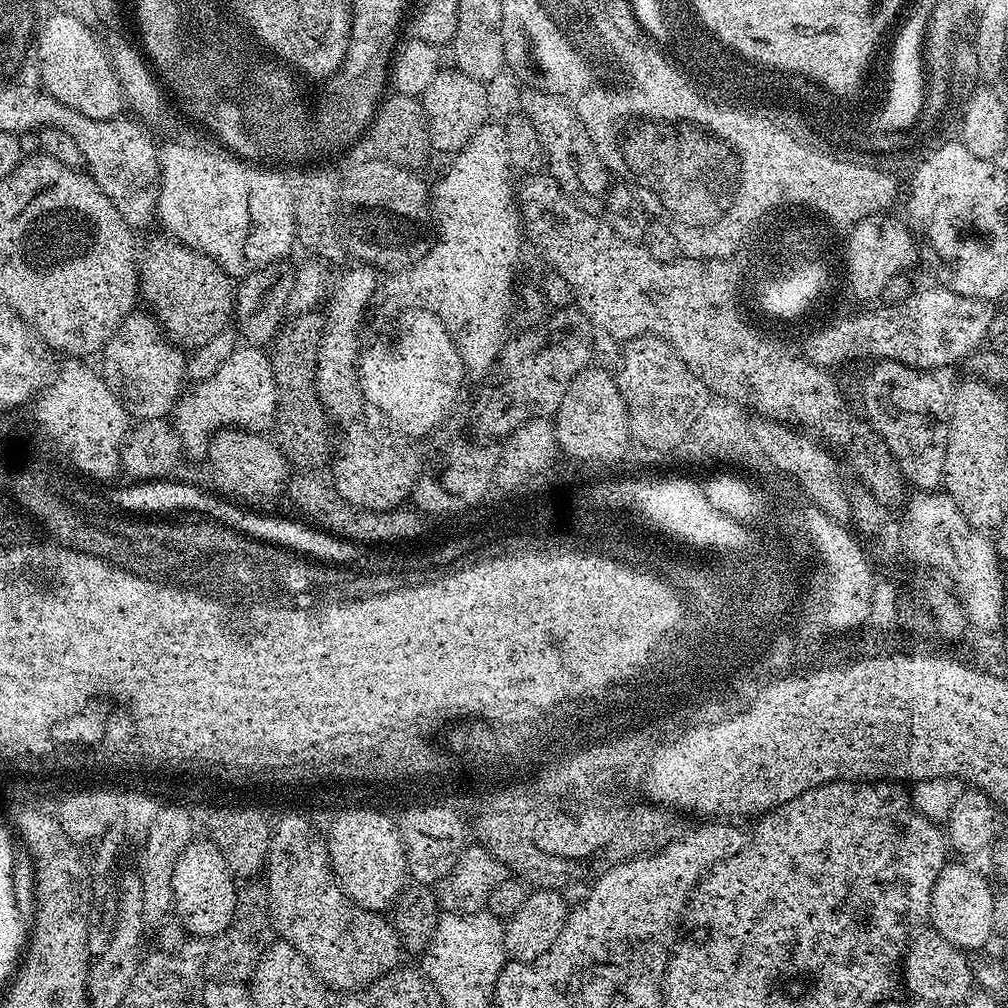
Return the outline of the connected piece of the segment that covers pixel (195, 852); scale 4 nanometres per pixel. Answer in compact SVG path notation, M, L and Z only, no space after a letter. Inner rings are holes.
M195 838L182 850L173 872L174 912L188 934L215 934L226 930L236 916L238 884L222 850L211 838Z

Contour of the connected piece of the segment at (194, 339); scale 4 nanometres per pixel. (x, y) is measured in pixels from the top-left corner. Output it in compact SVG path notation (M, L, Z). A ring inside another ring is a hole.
M168 242L161 248L156 248L148 256L148 261L143 261L142 275L138 280L138 288L142 293L149 309L154 313L159 325L164 330L165 336L172 339L177 345L192 344L193 349L200 348L214 334L225 331L227 322L234 312L234 280L225 272L224 267L214 262L206 254L188 248L179 242Z

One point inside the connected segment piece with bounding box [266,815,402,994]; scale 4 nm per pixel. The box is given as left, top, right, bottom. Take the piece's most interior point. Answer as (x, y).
(349, 947)

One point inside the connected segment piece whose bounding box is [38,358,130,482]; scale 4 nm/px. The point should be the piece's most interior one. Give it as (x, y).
(82, 411)

